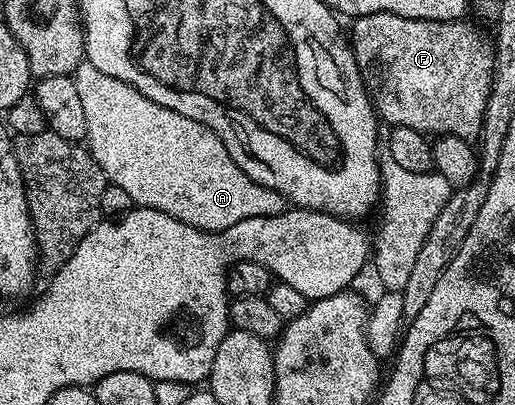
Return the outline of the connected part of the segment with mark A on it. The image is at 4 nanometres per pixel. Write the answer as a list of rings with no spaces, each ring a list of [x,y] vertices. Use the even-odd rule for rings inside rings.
[[[86,61],[80,63],[73,78],[77,85],[77,93],[81,96],[81,105],[85,108],[85,125],[87,126],[85,146],[97,161],[97,165],[101,165],[101,169],[107,174],[108,183],[121,185],[121,189],[125,189],[125,193],[129,193],[134,206],[157,209],[161,213],[169,213],[169,217],[177,217],[181,221],[185,221],[185,225],[193,225],[202,231],[213,232],[229,229],[229,225],[237,225],[237,221],[245,221],[245,217],[280,215],[284,211],[285,200],[283,196],[278,195],[276,191],[265,185],[257,185],[257,181],[250,179],[237,165],[237,161],[233,161],[229,149],[225,149],[221,137],[217,137],[217,133],[213,133],[213,129],[209,129],[189,117],[181,117],[181,113],[173,113],[173,109],[165,109],[165,105],[157,105],[157,101],[151,101],[149,97],[142,95],[131,83],[121,81],[117,77],[109,77],[109,73],[101,73],[101,69],[97,69],[92,63]]]

